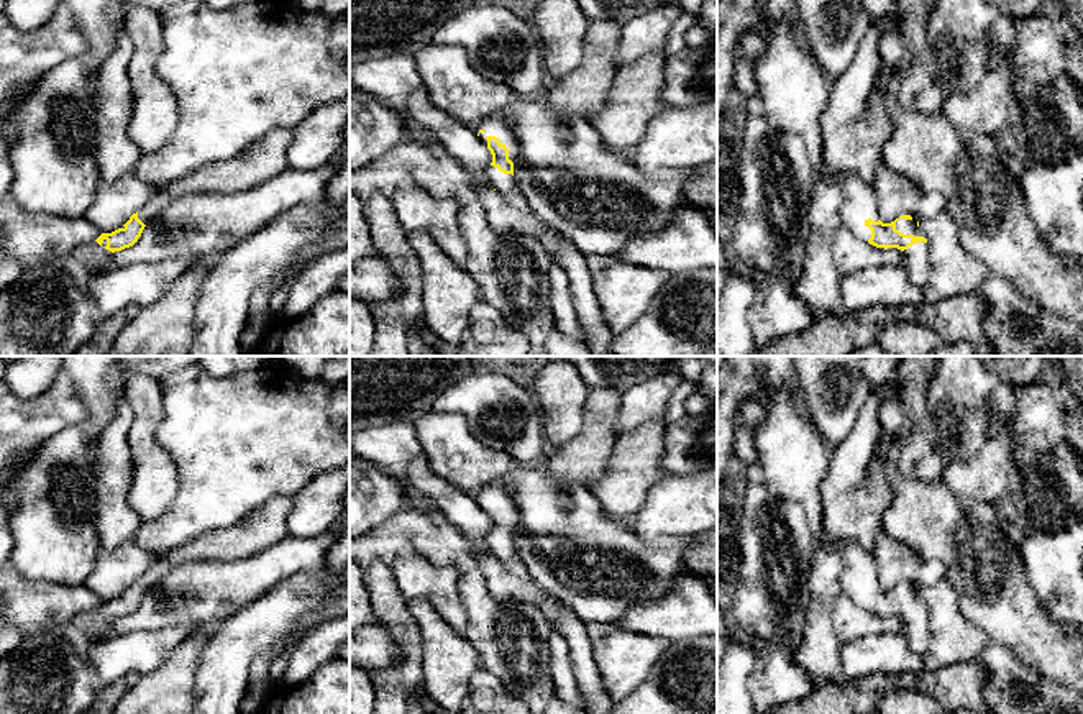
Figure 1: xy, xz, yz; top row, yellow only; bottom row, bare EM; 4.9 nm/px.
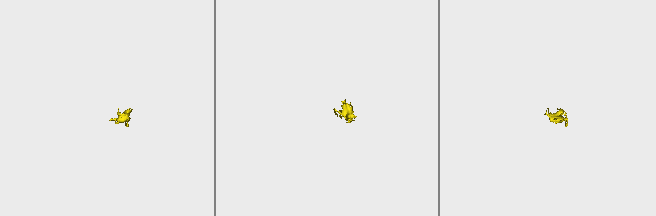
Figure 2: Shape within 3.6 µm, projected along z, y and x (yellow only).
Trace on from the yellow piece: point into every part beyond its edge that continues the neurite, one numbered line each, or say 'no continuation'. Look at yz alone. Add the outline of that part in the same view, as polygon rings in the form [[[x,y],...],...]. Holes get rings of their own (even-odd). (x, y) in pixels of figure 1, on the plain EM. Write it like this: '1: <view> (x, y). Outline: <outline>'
1: yz (793, 457). Outline: [[[789,379],[770,394],[765,420],[755,432],[758,465],[773,497],[802,507],[814,545],[825,543],[842,552],[842,593],[868,611],[871,597],[865,589],[880,588],[878,566],[873,553],[865,552],[858,542],[835,543],[825,533],[820,484],[830,451],[801,397],[801,387],[794,389]]]
2: yz (908, 594). Outline: [[[899,586],[896,589],[896,597],[899,597],[904,602],[922,604],[922,599],[917,594],[917,588],[914,588],[914,586],[912,588]]]

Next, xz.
1: xz (498, 494). Outline: [[[486,484],[478,491],[476,501],[486,514],[487,504],[499,506],[500,512],[505,512],[509,515],[509,527],[515,530],[519,522],[519,509],[509,487],[500,484]]]
2: xz (502, 550). Outline: [[[489,533],[487,537],[489,555],[500,561],[510,561],[515,558],[515,548],[512,542],[504,542],[497,535]]]

